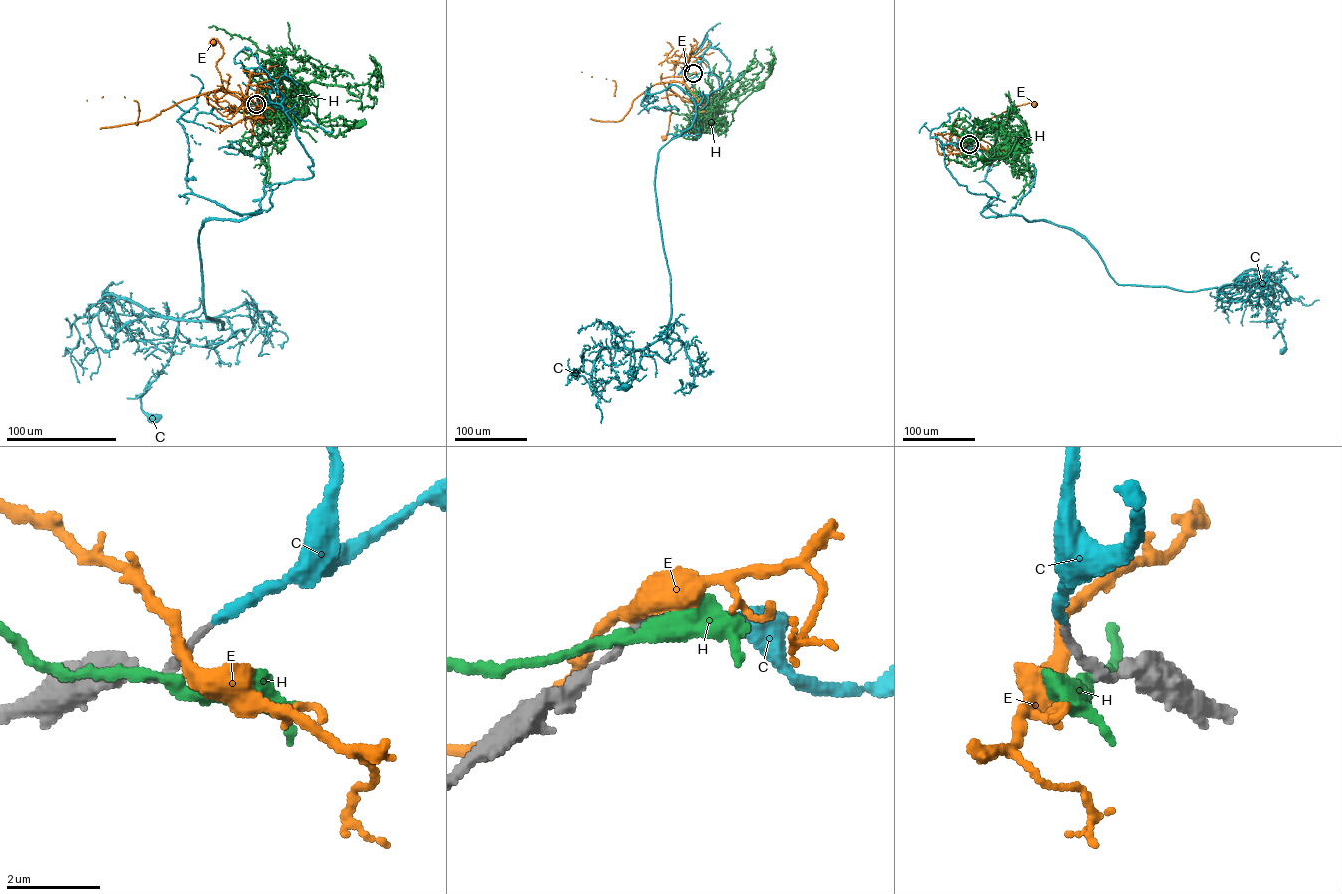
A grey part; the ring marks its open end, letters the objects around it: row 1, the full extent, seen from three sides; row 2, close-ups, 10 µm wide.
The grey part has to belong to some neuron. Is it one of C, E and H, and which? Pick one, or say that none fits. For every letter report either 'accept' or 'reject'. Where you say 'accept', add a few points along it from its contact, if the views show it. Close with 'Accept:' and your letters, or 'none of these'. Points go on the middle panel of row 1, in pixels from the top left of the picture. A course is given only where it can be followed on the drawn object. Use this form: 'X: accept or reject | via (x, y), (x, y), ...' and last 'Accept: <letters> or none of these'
C: accept | via (693, 73), (709, 71), (708, 48), (729, 61), (692, 125), (658, 153), (671, 313), (625, 385)
E: reject
H: reject
Accept: C

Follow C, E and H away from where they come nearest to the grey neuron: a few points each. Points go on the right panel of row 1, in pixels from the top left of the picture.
C: (969, 144), (945, 144), (944, 164), (993, 212), (1077, 231), (1119, 284), (1249, 286), (1281, 351)
E: (969, 145), (978, 141), (978, 128), (988, 119), (1011, 107), (1034, 103)
H: (969, 145), (992, 154), (1013, 136), (1020, 142), (1022, 139), (1015, 141), (1005, 157), (983, 158)

